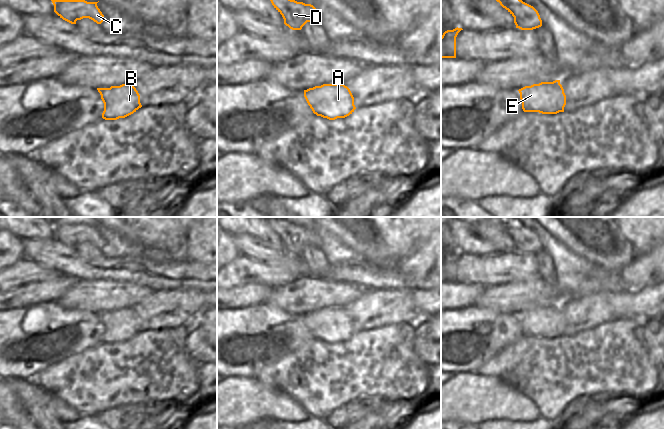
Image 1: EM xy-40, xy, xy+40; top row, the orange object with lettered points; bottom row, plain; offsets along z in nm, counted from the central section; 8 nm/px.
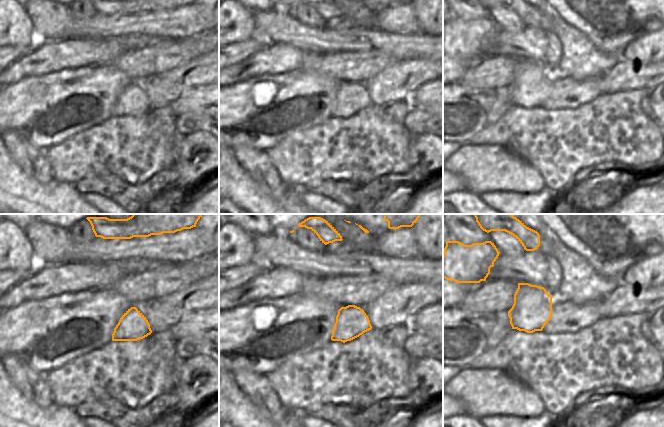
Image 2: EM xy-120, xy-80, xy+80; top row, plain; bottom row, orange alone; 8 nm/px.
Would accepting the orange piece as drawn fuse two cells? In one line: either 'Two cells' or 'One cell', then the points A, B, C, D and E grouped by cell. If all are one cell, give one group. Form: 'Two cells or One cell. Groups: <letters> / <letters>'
Two cells. Groups: A B / C D E

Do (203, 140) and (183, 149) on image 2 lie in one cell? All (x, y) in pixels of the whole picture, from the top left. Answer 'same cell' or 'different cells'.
same cell

